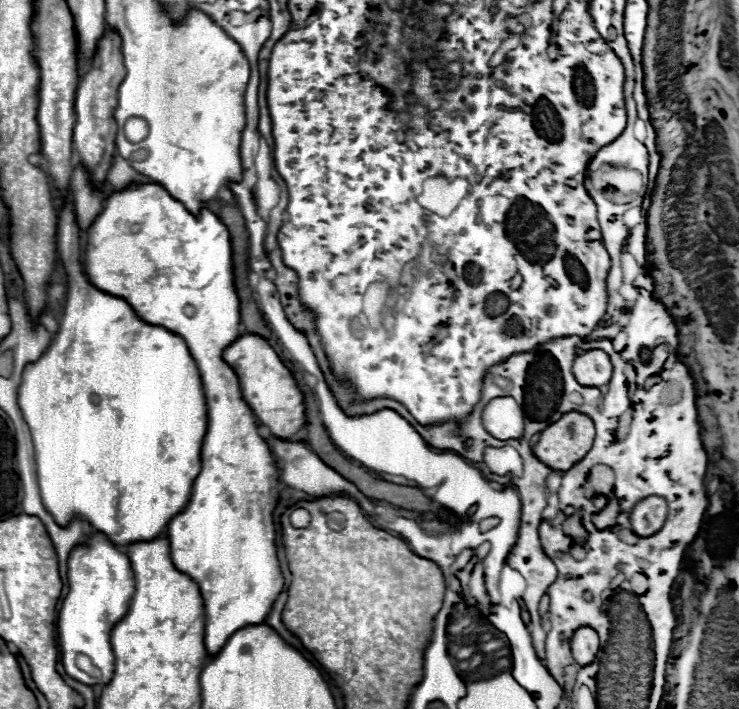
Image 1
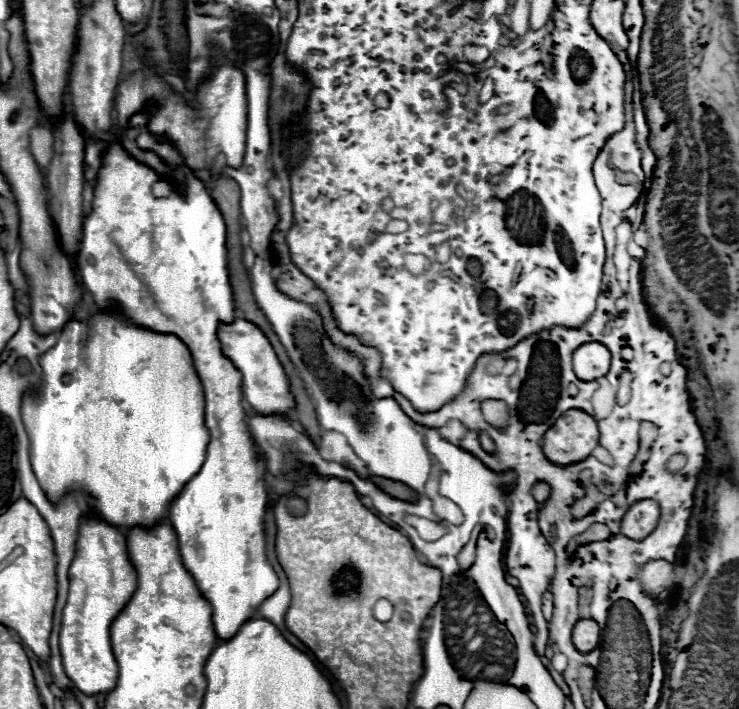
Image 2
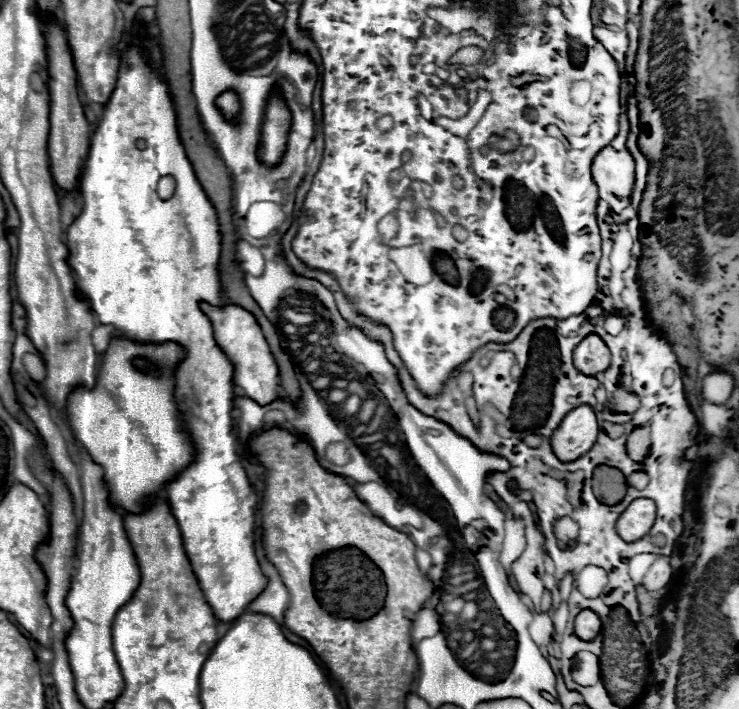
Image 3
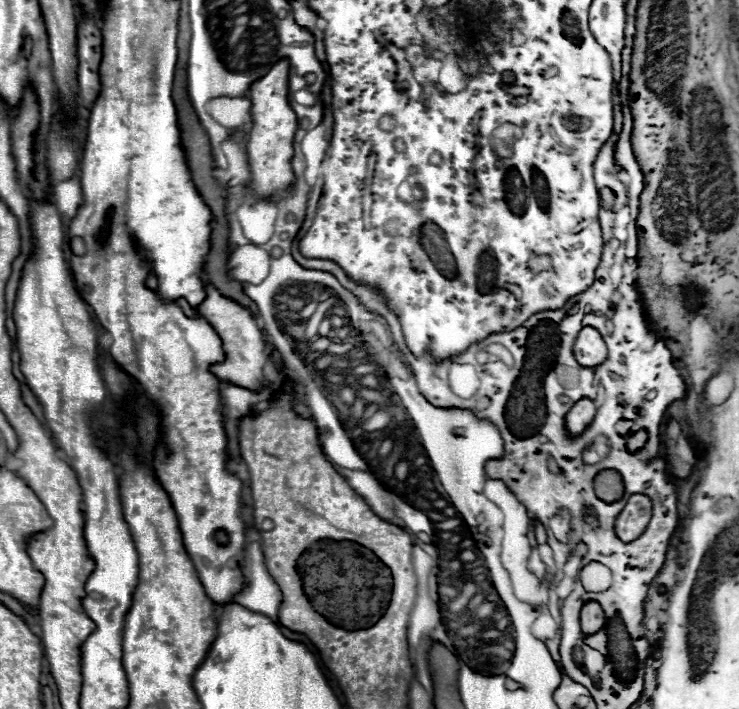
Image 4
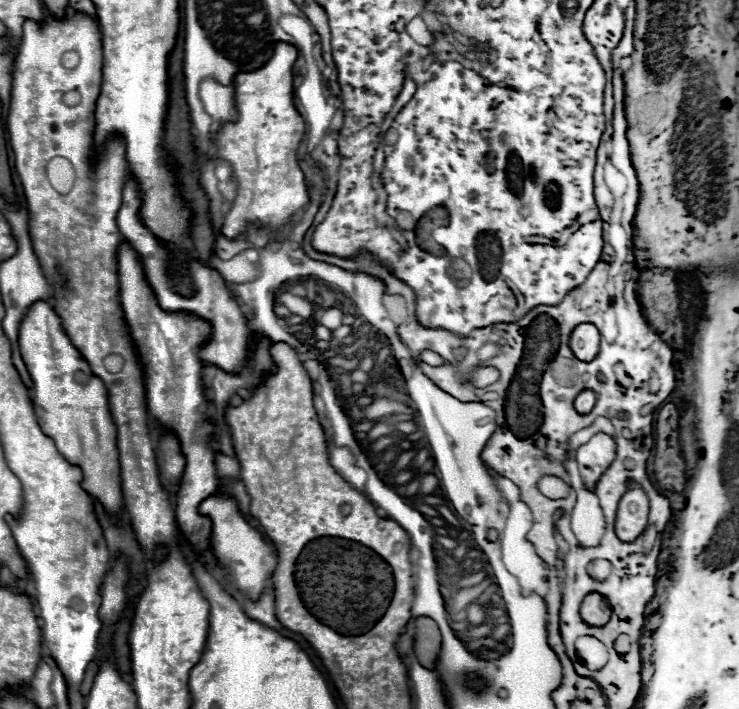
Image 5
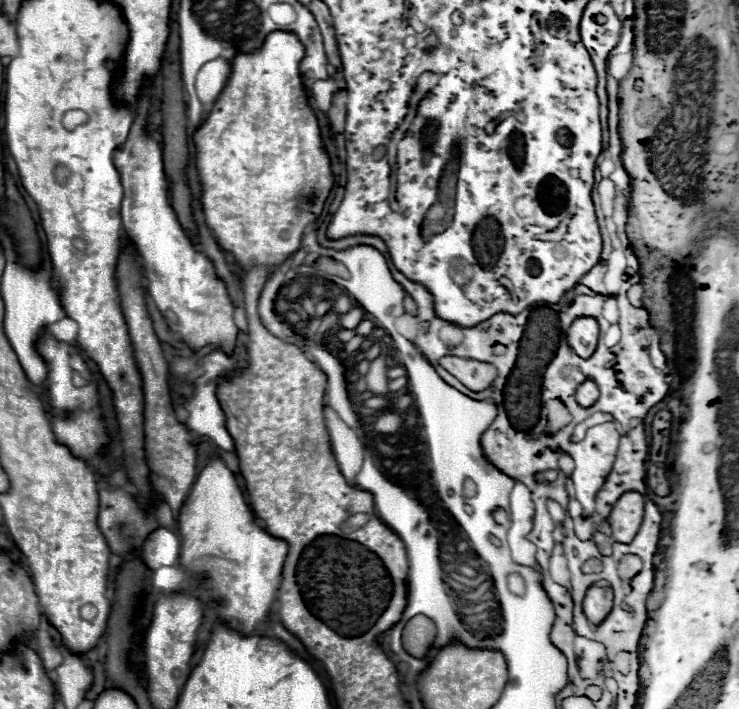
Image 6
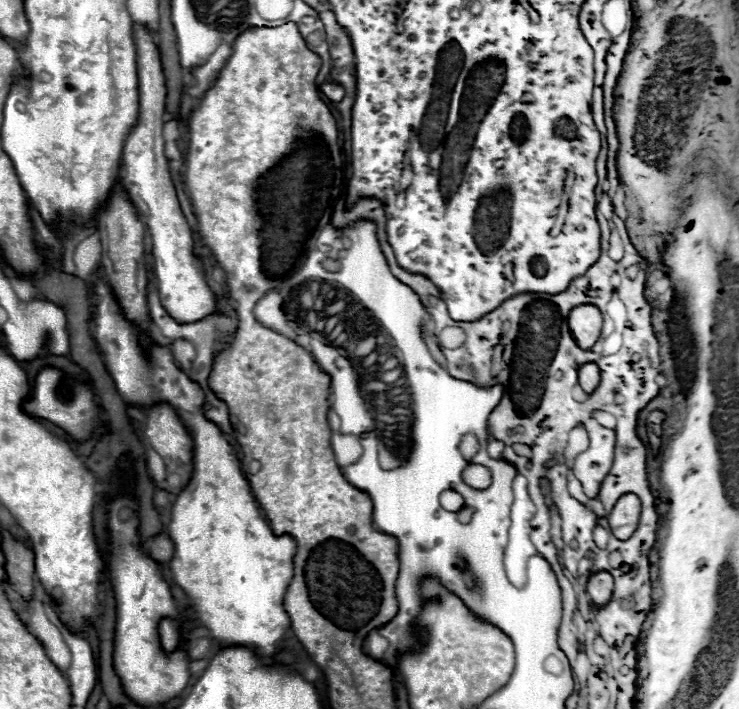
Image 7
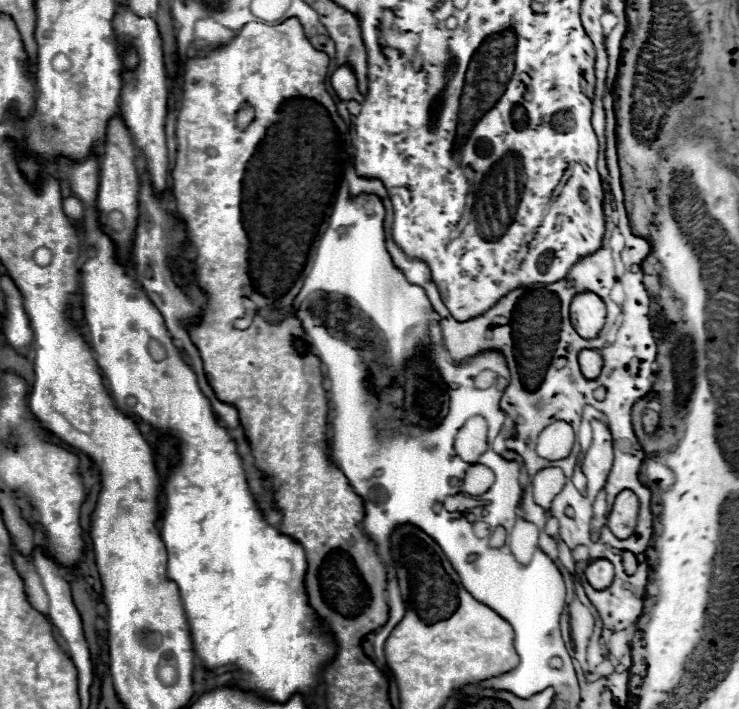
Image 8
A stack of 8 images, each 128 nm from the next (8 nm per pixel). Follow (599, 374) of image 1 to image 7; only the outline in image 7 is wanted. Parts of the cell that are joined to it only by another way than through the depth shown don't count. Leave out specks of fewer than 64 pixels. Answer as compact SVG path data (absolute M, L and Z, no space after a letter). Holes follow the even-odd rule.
M580 304L568 314L568 326L582 350L590 350L602 330L602 312L594 304Z

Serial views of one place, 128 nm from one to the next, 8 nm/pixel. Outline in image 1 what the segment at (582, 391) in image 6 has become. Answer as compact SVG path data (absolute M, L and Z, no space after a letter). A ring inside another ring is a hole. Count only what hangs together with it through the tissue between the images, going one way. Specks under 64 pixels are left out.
M566 412L556 424L540 432L540 442L532 452L552 470L568 470L588 454L594 436L594 422L588 416Z

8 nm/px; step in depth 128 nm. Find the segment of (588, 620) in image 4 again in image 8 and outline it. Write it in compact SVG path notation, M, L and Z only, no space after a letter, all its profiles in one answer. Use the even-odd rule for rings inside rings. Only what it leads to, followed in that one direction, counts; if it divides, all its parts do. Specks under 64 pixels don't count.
M598 558L598 560L592 560L588 564L588 568L584 570L584 576L588 580L588 584L596 590L604 590L612 584L612 578L614 578L614 566L610 560L606 558Z

